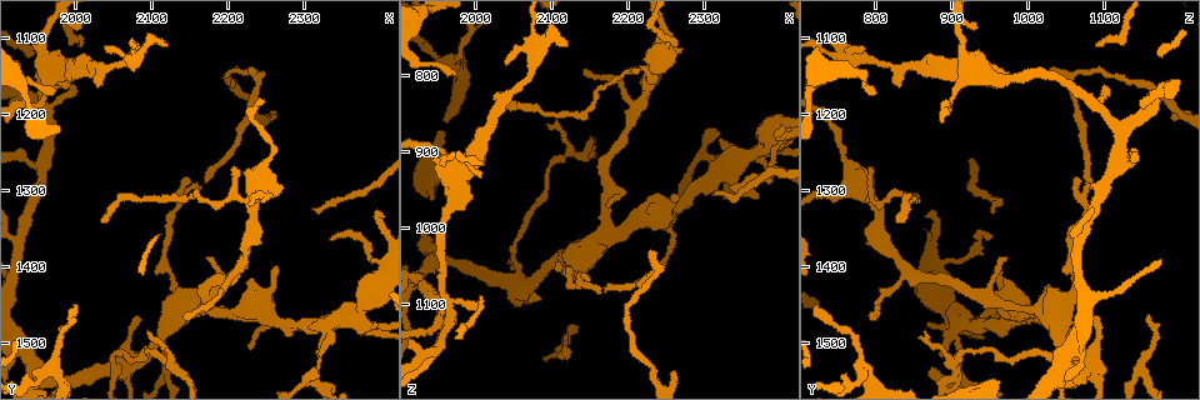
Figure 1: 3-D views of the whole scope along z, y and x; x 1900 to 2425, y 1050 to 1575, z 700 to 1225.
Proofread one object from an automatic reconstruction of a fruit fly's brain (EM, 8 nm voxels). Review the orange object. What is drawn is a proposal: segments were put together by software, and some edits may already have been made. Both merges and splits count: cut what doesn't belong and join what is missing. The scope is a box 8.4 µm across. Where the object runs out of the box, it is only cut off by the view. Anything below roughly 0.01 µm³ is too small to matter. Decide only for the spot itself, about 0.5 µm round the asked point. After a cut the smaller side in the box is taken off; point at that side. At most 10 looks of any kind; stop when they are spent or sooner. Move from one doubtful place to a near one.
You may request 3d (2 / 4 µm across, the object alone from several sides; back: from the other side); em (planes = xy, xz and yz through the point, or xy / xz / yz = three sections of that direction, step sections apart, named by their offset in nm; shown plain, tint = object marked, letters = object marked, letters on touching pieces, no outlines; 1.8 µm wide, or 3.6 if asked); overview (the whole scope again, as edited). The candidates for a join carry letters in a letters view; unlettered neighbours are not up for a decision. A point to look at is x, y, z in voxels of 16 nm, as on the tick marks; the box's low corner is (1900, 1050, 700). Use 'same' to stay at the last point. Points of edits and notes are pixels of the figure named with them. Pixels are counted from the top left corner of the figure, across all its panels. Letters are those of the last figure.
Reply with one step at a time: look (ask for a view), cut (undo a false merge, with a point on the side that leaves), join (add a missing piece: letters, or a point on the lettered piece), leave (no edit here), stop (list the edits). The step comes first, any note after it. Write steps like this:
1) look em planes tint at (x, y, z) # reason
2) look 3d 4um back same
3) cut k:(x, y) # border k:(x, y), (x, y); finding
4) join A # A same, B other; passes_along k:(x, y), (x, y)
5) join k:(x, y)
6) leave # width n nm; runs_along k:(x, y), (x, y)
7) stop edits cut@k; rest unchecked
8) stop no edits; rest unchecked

look 3d 4um at (2380, 1455, 890) # sudden change in width

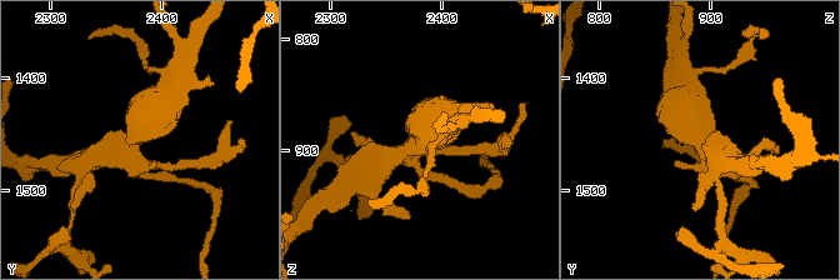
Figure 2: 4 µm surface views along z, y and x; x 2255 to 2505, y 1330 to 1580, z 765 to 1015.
look em 3.6um planes letters at (2378, 1450, 890) # shape alone is not enough

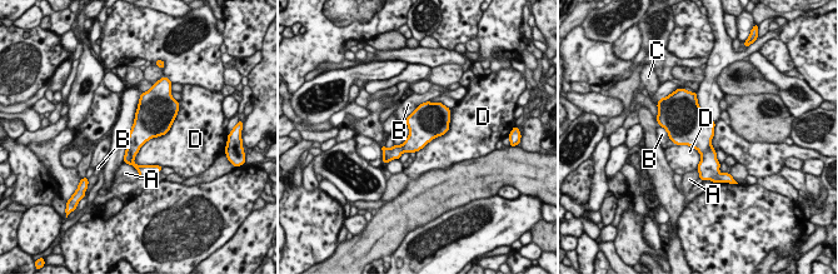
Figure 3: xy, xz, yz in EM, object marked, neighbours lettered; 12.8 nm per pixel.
leave # width 320 nm; A other, B other, C other, D other; border 3:(176, 115), (140, 148), (136, 165); continuous, no second neuron

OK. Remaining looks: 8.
look 3d 4um at (2185, 1460, 1010) # three arms meet

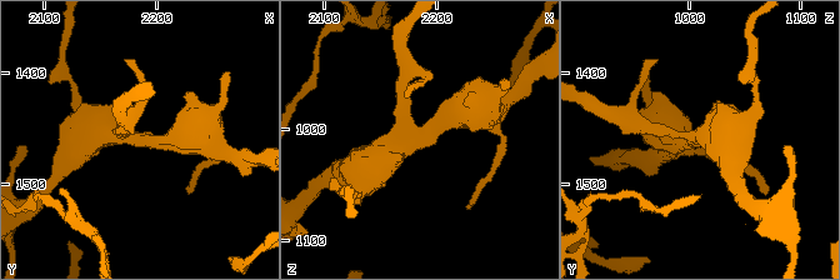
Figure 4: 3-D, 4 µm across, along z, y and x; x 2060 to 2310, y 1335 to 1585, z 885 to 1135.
look em planes plain at (2178, 1462, 1008) # arms 3; arm_widths 190, 440, 550 nm

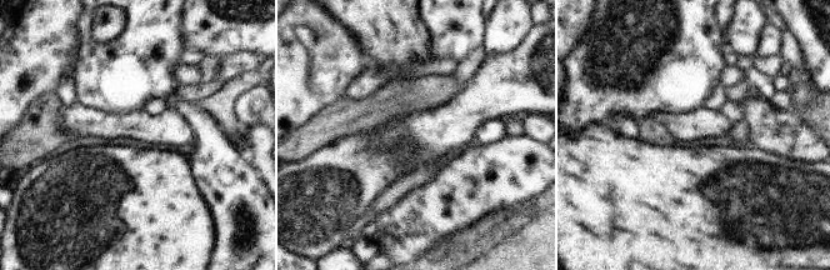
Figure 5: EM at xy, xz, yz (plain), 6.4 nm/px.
look em planes letters same

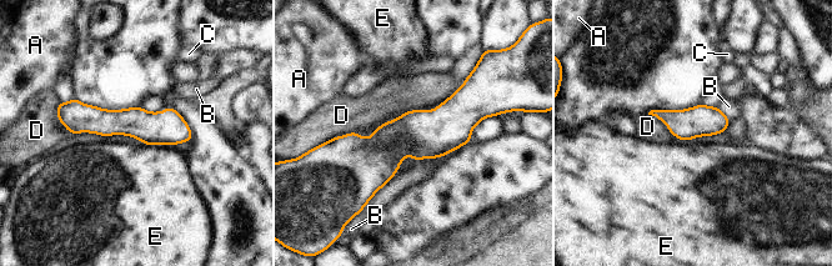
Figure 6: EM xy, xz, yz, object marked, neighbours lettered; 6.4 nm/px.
leave # A other, B other, C other, D other, E other; runs_along 6:(486, 114), (387, 146), (340, 146); continuous, no second neuron

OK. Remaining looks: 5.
look 3d 2um at (2315, 1540, 915) # four or more arms meet

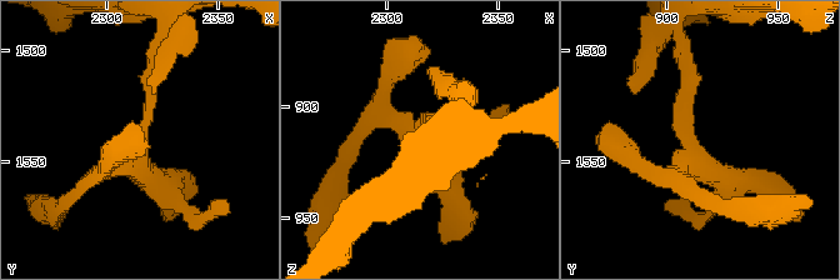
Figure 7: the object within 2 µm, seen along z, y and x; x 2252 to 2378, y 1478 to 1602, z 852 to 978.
look em planes tint same # now the EM

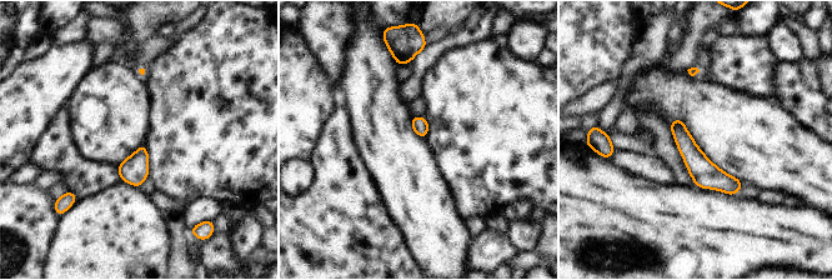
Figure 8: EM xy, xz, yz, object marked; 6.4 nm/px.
look em planes letters same # what lies round it

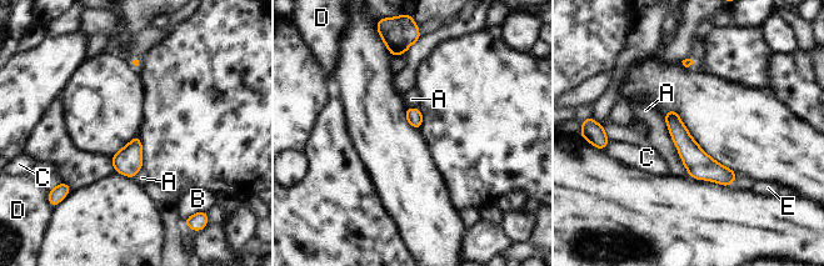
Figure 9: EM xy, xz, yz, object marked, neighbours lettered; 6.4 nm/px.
leave # longest_contact A 420 nm; A other, B other, C other, D other, E other; runs_along 9:(670, 114), (687, 146), (728, 182); all the same neuron

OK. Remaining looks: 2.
stop no edits; rest unchecked

